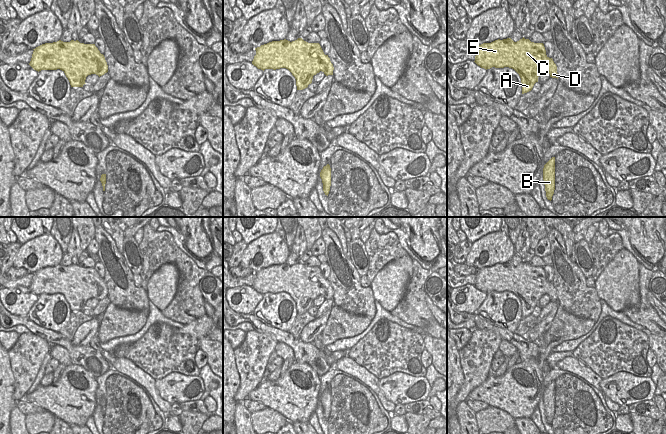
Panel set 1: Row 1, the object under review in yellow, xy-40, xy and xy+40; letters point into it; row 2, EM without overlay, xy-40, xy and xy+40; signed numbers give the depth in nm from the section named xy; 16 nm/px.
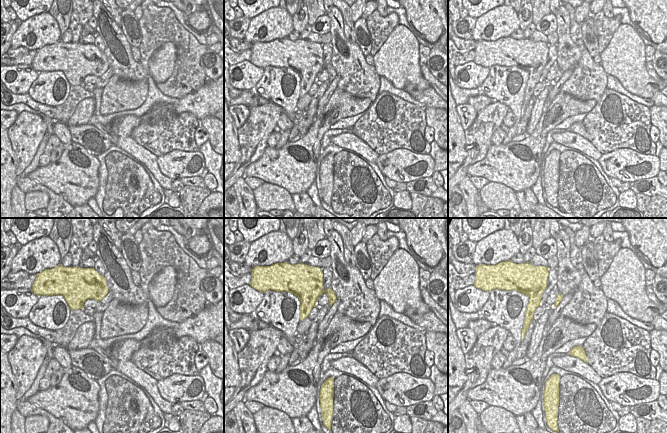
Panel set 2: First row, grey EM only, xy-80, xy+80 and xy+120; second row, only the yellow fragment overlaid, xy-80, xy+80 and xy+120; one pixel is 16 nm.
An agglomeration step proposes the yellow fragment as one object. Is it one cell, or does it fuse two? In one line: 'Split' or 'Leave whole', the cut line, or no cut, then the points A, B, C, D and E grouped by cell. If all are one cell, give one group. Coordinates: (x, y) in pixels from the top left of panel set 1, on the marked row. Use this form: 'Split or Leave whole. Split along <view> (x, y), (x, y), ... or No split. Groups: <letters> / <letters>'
Leave whole. No split. Groups: A B C D E.

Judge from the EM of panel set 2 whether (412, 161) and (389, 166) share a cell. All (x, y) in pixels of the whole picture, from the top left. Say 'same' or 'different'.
same

